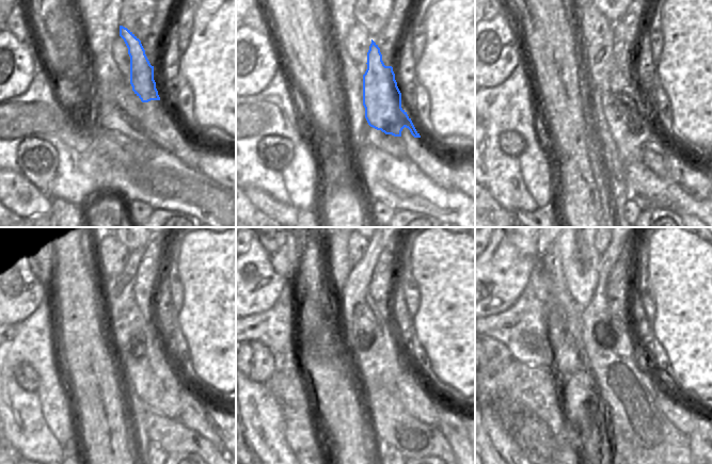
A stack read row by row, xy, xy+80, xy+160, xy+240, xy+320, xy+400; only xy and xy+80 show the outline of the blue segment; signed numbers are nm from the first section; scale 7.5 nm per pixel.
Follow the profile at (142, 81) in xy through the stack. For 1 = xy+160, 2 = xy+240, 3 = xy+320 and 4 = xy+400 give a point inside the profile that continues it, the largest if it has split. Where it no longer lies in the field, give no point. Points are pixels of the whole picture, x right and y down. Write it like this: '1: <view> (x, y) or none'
1: xy+160 (630, 128)
2: xy+240 (148, 369)
3: xy+320 (413, 395)
4: xy+400 (685, 419)

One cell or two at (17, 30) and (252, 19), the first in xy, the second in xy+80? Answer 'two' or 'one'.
one

